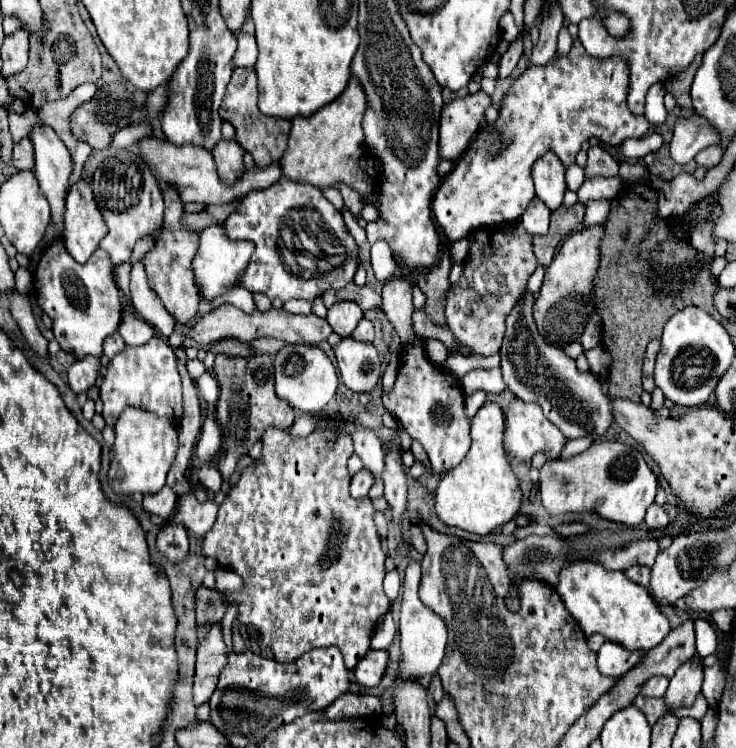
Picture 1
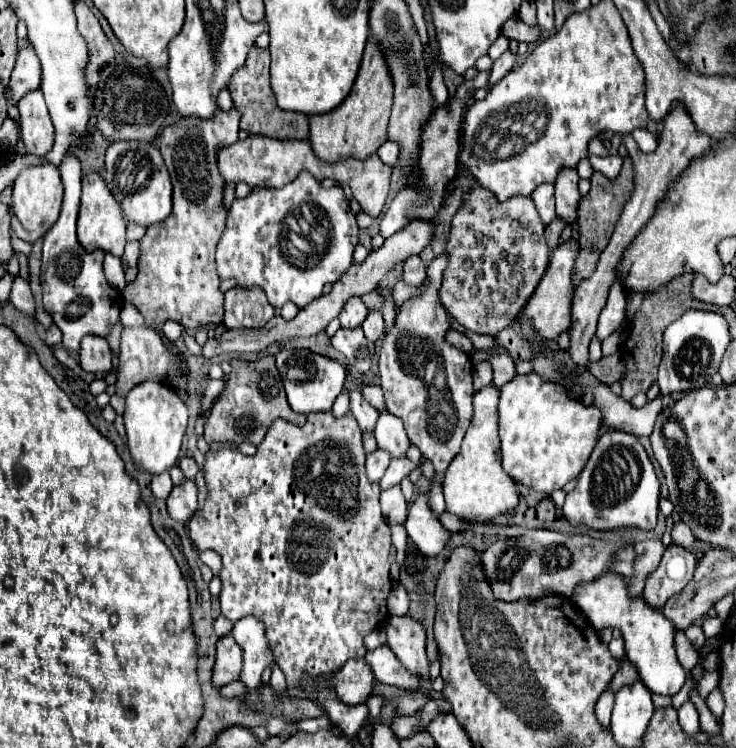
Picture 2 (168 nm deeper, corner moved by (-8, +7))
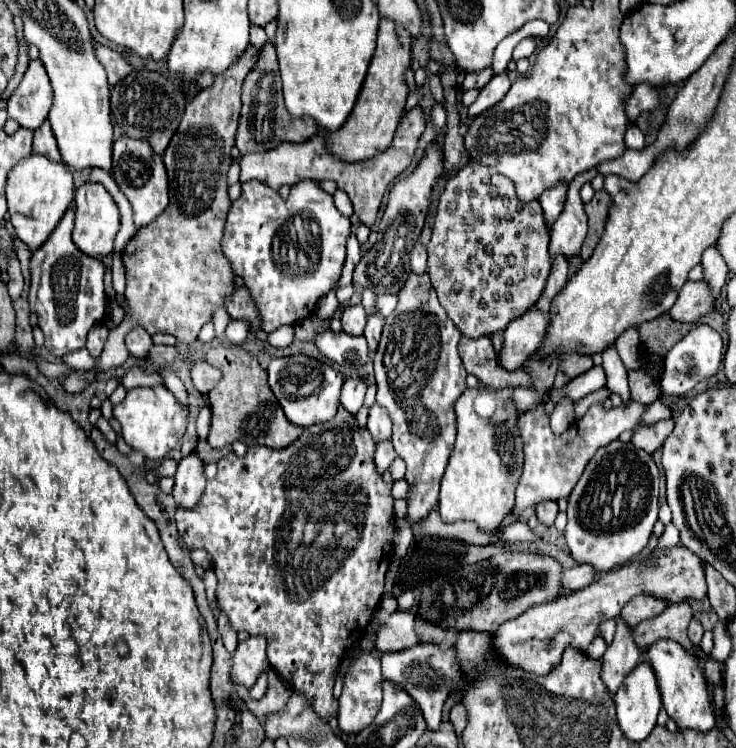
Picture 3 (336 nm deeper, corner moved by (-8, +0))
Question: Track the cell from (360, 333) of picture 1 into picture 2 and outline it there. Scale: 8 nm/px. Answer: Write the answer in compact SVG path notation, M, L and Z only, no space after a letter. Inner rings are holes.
M370 311L366 321L362 323L362 329L366 333L366 339L376 341L378 337L384 335L384 321L382 321L382 313L380 311Z

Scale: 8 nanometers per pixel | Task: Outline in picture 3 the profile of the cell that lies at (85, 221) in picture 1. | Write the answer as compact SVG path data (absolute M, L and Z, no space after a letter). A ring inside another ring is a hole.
M92 182L82 184L76 190L74 208L76 208L76 224L74 224L74 232L72 232L74 244L92 258L102 258L102 256L112 254L114 238L120 230L120 214L118 214L118 206L114 204L108 190L102 184L92 184Z

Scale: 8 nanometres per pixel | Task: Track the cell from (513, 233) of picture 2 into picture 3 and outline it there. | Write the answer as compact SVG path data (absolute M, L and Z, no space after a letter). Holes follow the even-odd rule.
M468 162L454 178L450 178L450 182L446 184L446 190L440 196L436 220L434 220L434 226L432 226L432 240L428 244L428 274L430 274L434 290L438 292L440 304L446 308L448 318L462 332L462 336L480 338L480 336L504 330L512 320L520 318L530 306L534 306L534 302L538 302L538 298L544 292L544 286L546 286L546 280L548 280L548 274L550 274L550 266L552 266L550 254L548 254L548 238L550 238L550 232L544 224L542 208L540 208L538 200L528 202L528 204L518 202L518 198L514 198L514 184L506 176L498 174L496 170L490 170L488 166L478 166L478 162Z

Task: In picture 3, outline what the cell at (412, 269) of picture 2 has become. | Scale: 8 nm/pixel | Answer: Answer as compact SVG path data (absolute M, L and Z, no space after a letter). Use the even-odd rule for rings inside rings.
M420 242L410 252L410 268L412 268L414 274L426 272L426 248Z

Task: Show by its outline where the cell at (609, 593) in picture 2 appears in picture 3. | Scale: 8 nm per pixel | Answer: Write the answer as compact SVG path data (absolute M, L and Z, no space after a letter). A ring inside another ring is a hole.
M664 638L644 650L644 662L648 662L650 668L654 670L654 676L656 676L660 694L662 694L662 706L666 708L668 716L678 722L680 730L694 728L698 732L710 732L716 724L714 710L710 704L706 680L694 660L694 656L690 652L686 652L678 642Z

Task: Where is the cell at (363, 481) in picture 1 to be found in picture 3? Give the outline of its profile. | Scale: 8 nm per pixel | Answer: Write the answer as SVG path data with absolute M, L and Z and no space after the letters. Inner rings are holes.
M380 442L378 448L376 448L376 454L374 454L374 462L376 462L378 474L388 472L390 464L394 462L394 458L396 458L396 450L394 450L392 442Z

